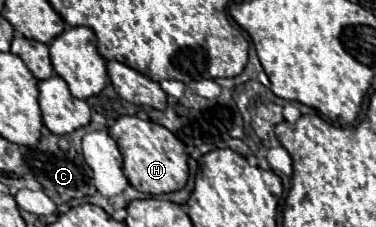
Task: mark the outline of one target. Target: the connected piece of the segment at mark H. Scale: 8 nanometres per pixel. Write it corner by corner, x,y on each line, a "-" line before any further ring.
125,115
125,117
119,117
109,127
109,135
115,139
123,155
123,173
137,191
143,191
149,195
161,195
161,193
171,193
185,187
189,177
187,153
183,143
169,129
153,121
143,121
139,117

